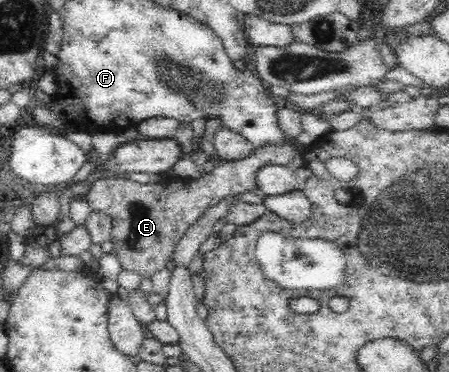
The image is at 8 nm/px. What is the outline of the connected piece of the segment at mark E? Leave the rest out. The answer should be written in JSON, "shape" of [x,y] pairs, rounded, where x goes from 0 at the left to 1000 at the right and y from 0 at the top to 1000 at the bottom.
{"shape":[[[664,382],[588,390],[539,430],[481,438],[470,462],[448,468],[445,478],[414,495],[399,487],[305,495],[263,468],[232,468],[196,508],[189,532],[205,567],[227,567],[249,581],[249,677],[272,726],[334,747],[352,726],[370,720],[367,704],[388,677],[392,651],[463,559],[508,527],[570,511],[575,457],[597,441],[641,446],[659,419],[673,417],[673,406]]]}

